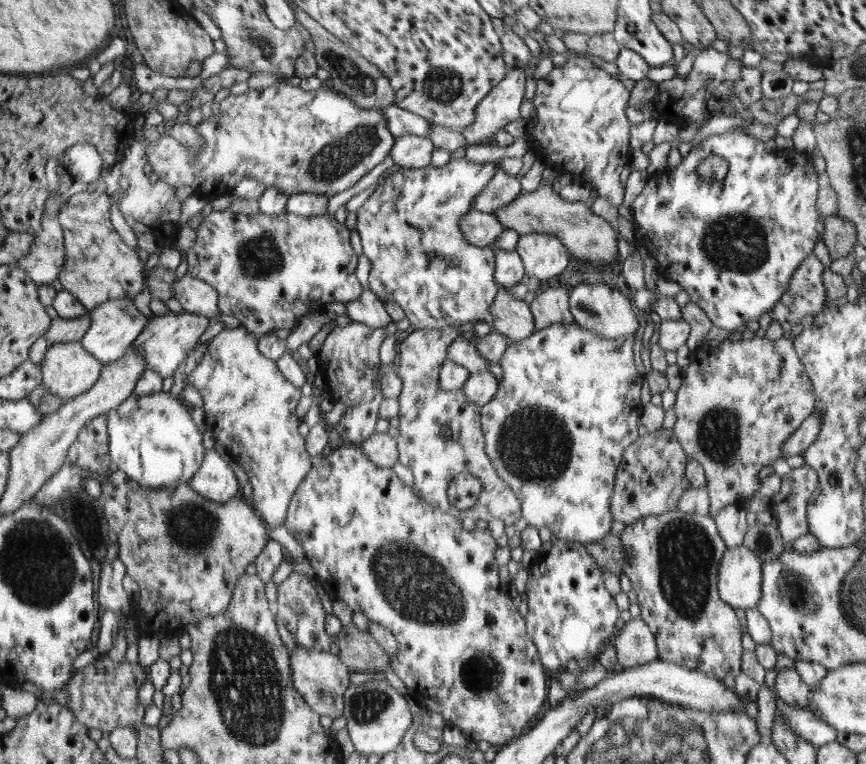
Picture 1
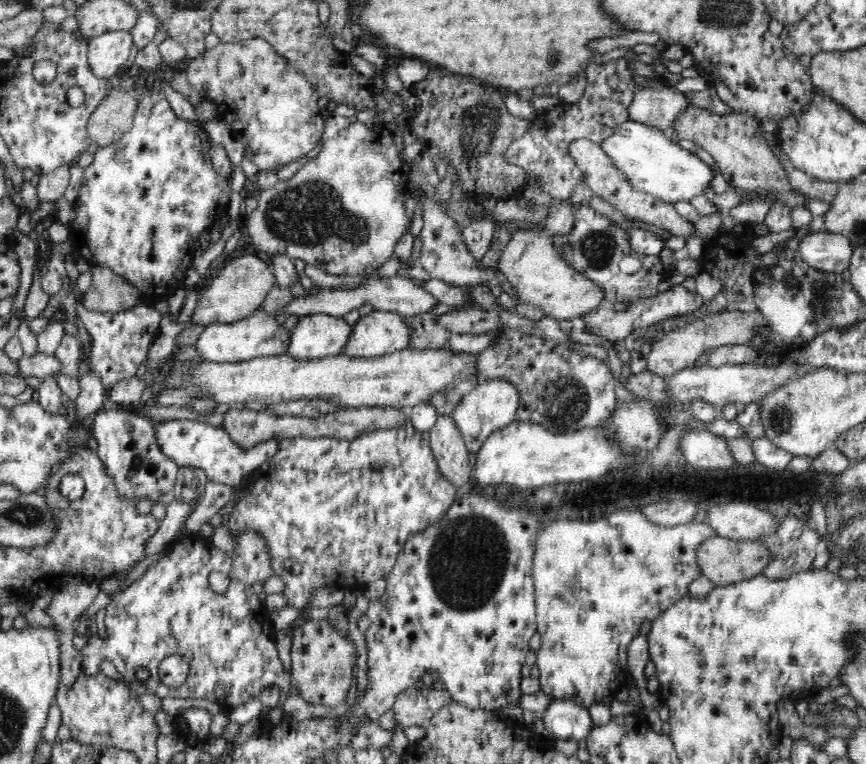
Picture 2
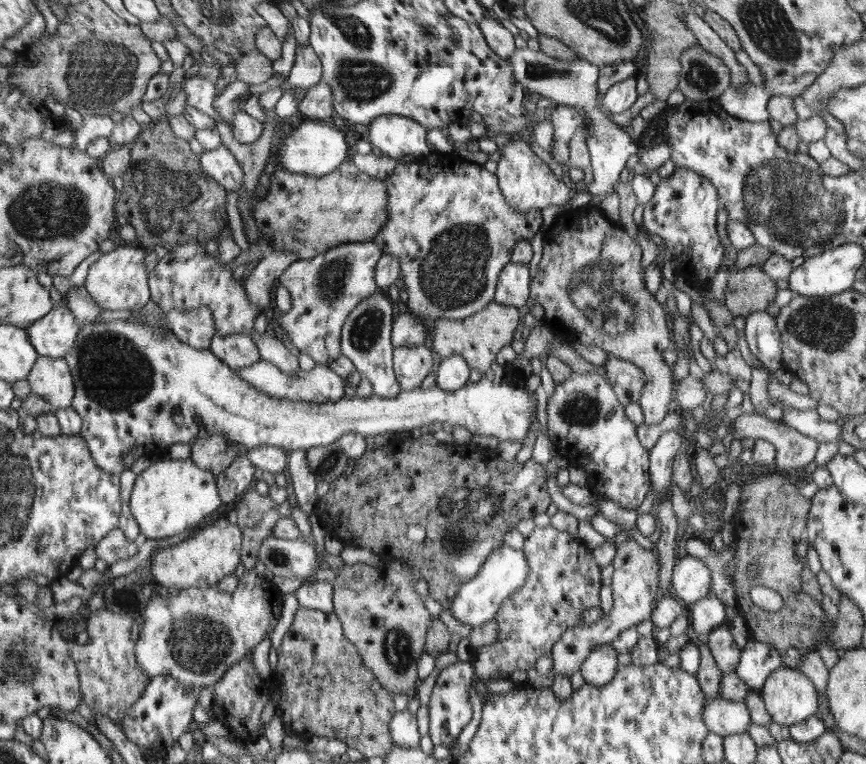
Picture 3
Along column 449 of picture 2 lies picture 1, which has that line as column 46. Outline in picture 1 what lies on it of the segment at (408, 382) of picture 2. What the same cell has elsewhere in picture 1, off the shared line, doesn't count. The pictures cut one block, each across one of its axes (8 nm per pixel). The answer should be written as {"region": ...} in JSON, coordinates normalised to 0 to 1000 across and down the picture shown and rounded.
{"region":[[[94,446],[65,449],[55,453],[50,473],[45,476],[48,479],[50,504],[54,512],[74,525],[92,520],[105,512],[105,508],[113,500],[120,480],[119,473],[106,466],[94,450]]]}

